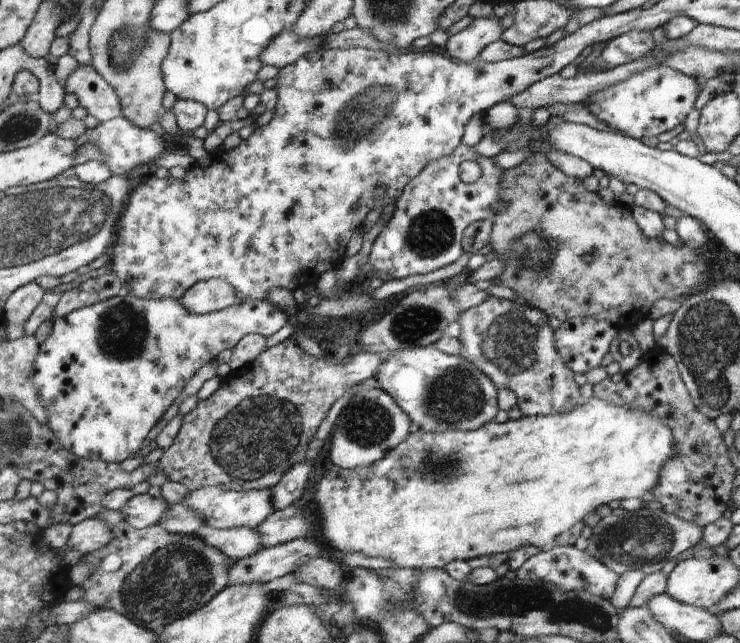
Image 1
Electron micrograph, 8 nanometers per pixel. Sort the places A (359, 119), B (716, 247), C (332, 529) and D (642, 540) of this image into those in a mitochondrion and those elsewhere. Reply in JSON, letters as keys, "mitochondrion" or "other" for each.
{"A":"mitochondrion","B":"other","C":"other","D":"mitochondrion"}

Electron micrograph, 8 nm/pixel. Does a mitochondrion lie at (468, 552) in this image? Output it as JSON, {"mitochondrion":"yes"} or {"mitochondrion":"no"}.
{"mitochondrion":"no"}

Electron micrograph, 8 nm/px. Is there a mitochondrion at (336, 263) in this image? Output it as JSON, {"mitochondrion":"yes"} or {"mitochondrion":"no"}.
{"mitochondrion":"no"}

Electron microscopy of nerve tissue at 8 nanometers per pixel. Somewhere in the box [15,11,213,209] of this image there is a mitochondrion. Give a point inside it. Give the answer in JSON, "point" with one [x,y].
{"point":[125,46]}

